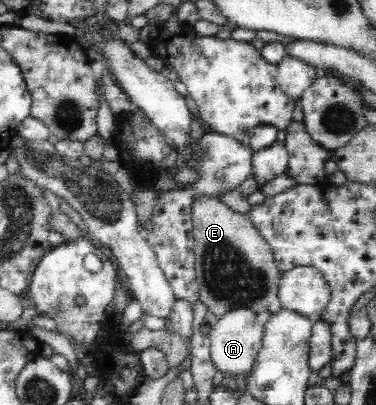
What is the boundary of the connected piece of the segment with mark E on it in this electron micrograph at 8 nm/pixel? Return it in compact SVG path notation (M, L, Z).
M197 194L192 205L192 227L196 283L199 286L200 299L209 311L219 318L225 312L237 308L250 308L252 311L264 314L271 306L276 306L278 283L282 273L275 264L273 249L255 229L247 215L237 213L237 210L226 206L215 196Z

